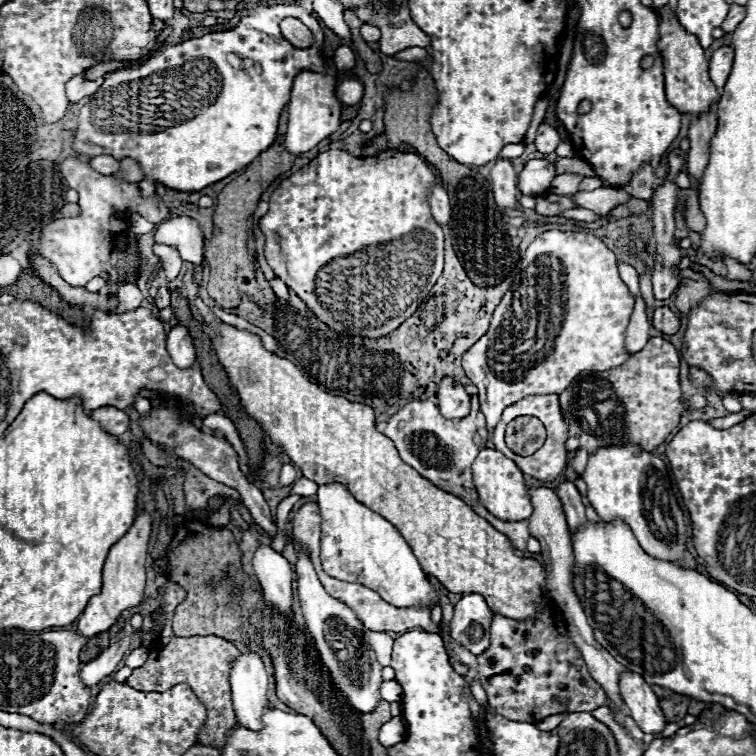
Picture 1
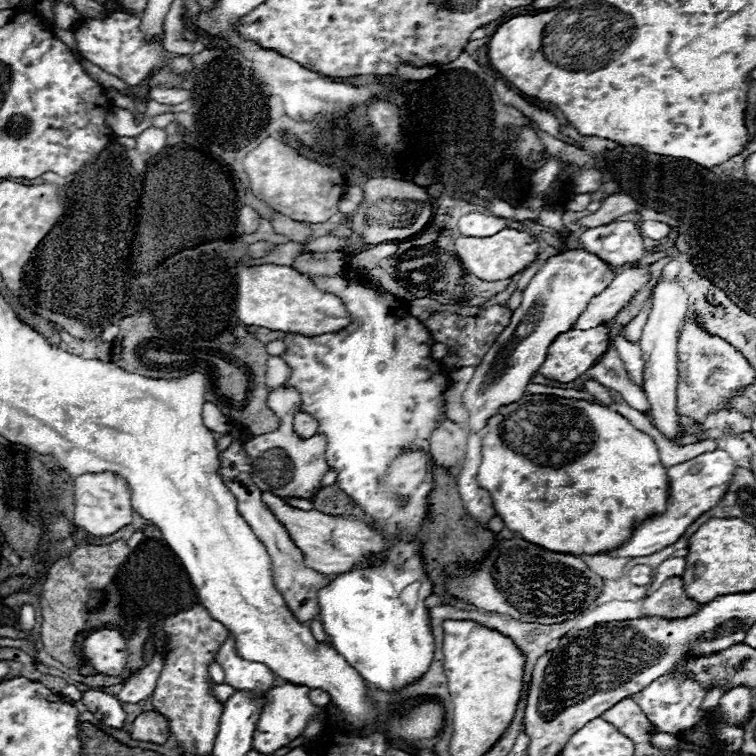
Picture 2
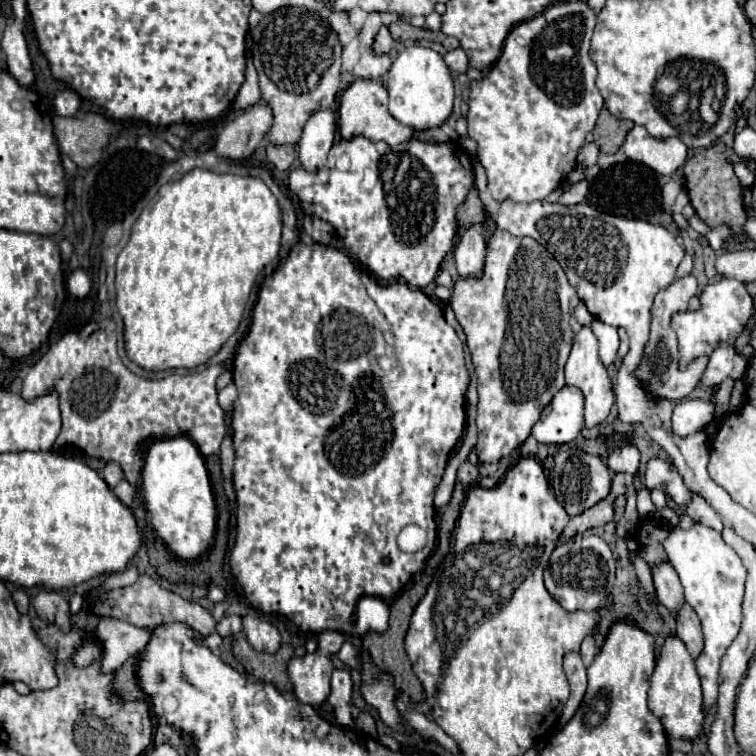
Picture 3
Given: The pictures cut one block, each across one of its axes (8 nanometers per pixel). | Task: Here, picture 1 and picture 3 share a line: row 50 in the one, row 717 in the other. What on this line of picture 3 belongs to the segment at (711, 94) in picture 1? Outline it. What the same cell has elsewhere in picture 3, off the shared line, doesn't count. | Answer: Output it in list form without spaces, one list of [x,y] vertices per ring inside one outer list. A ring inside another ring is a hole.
[[[668,636],[660,650],[654,678],[650,678],[648,706],[662,720],[664,730],[670,738],[684,738],[684,740],[700,738],[702,724],[704,724],[700,678],[698,678],[696,664],[694,664],[692,656],[688,654],[682,640],[676,636]]]

